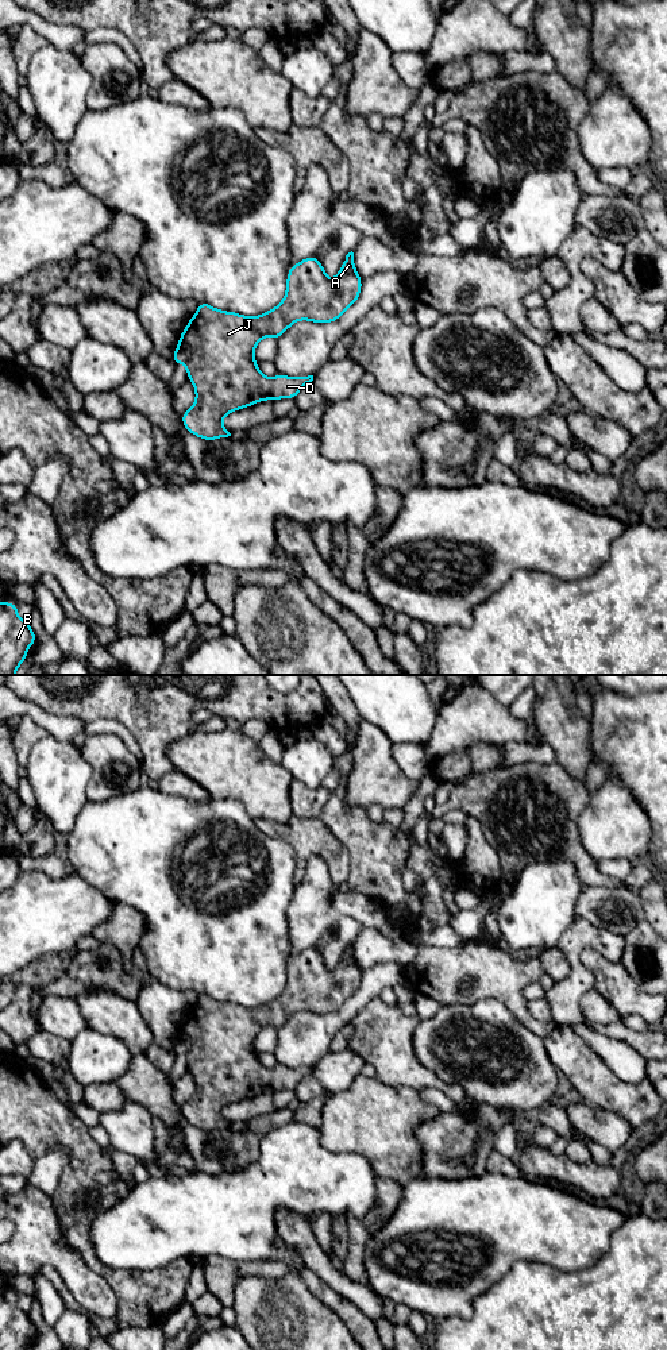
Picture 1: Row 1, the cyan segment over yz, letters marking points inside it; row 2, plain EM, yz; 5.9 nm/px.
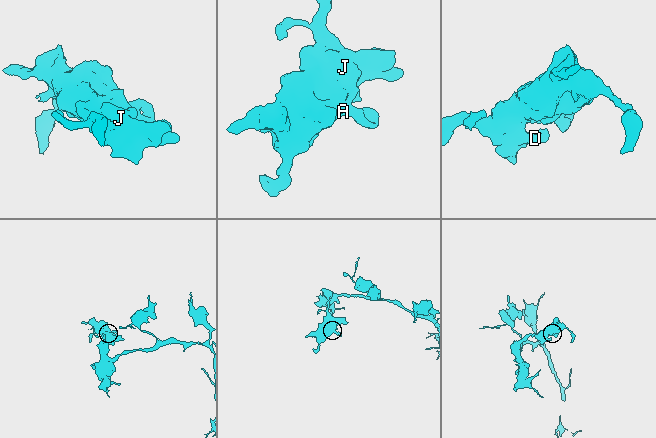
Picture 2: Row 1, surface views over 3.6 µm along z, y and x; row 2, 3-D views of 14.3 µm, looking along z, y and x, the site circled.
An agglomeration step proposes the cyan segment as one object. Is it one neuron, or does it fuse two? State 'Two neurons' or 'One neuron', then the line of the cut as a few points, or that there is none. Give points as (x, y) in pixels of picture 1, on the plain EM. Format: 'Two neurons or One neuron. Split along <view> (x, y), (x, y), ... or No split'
One neuron. No split

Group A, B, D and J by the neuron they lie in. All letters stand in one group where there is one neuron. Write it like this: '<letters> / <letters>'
A B D J

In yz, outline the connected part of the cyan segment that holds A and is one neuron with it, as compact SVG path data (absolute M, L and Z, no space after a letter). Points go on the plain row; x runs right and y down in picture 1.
M348 944L334 971L329 971L316 946L311 946L292 956L286 968L286 984L282 992L273 1000L247 1008L228 1002L220 1002L207 994L197 995L194 1007L181 1023L177 1040L170 1049L174 1056L184 1054L186 1065L194 1077L196 1092L189 1102L181 1106L181 1112L192 1126L212 1133L228 1129L231 1125L223 1118L223 1110L234 1103L265 1091L294 1091L300 1081L312 1075L313 1066L288 1068L277 1065L265 1068L254 1048L254 1041L261 1030L279 1030L289 1018L298 1011L325 1015L336 1012L344 1002L354 996L362 981L354 944Z

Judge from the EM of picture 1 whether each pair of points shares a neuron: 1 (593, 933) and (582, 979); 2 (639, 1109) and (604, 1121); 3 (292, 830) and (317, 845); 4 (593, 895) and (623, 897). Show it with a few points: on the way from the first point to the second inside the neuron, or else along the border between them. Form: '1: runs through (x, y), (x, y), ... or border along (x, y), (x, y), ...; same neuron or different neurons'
1: runs through (582, 944), (575, 951), (575, 964), (578, 968); same neuron
2: border along (588, 1104), (616, 1113), (632, 1126); different neurons
3: runs through (299, 833), (311, 839); same neuron
4: runs through (600, 897), (616, 897); same neuron

